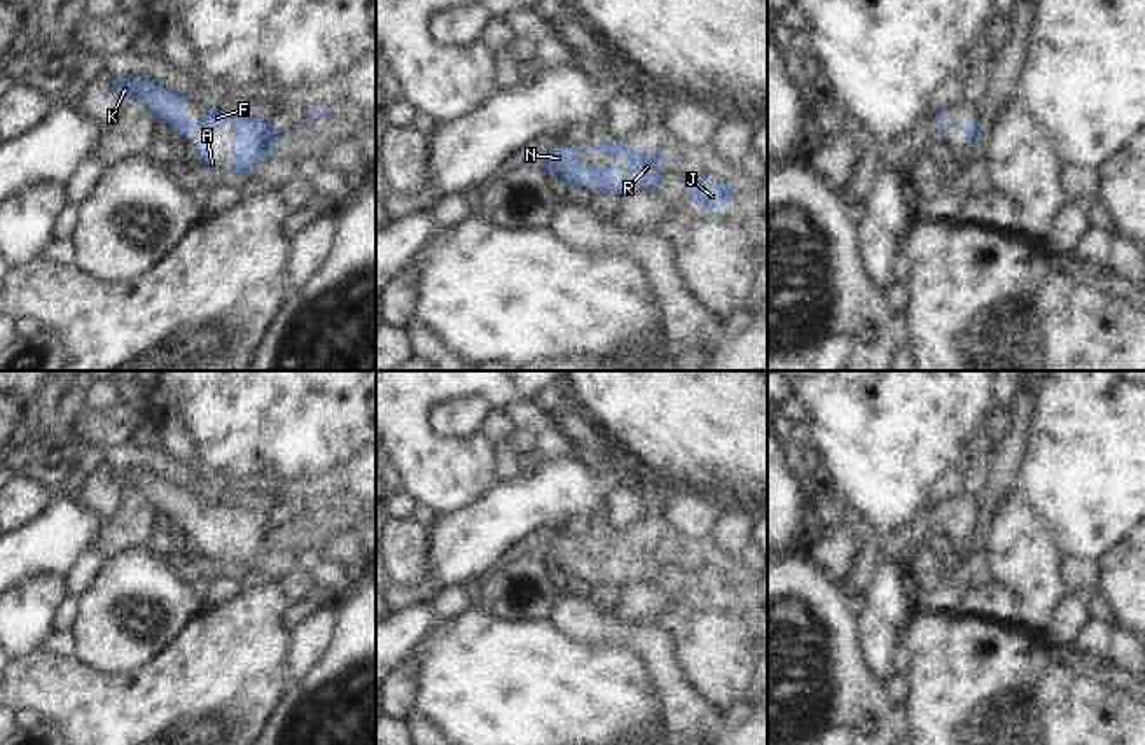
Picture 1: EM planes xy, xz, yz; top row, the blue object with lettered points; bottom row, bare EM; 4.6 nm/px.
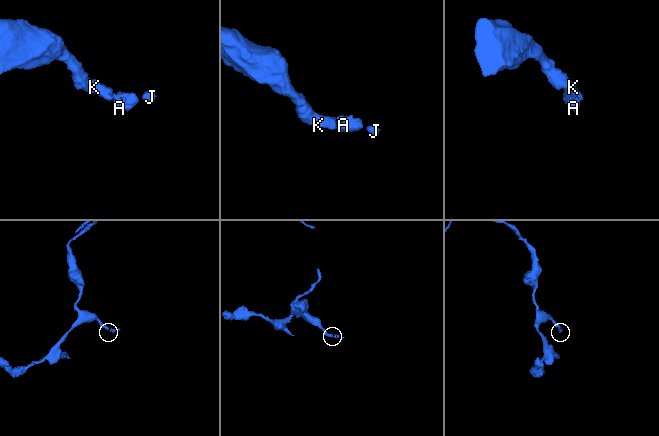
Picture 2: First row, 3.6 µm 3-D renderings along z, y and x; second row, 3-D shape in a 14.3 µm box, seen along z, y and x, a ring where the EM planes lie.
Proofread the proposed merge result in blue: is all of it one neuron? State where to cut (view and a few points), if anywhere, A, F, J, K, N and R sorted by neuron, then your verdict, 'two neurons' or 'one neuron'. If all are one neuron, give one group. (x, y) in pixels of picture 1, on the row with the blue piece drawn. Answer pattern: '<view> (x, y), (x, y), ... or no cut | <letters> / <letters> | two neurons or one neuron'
no cut | A F J K N R | one neuron

